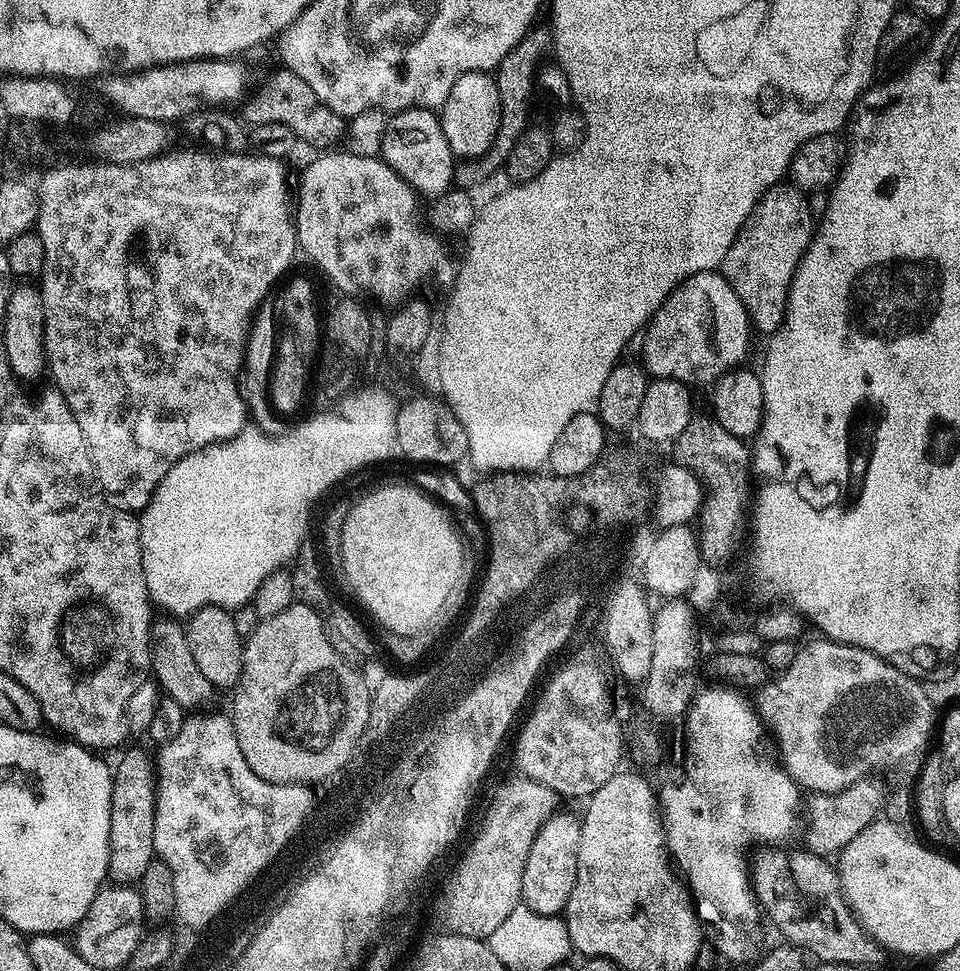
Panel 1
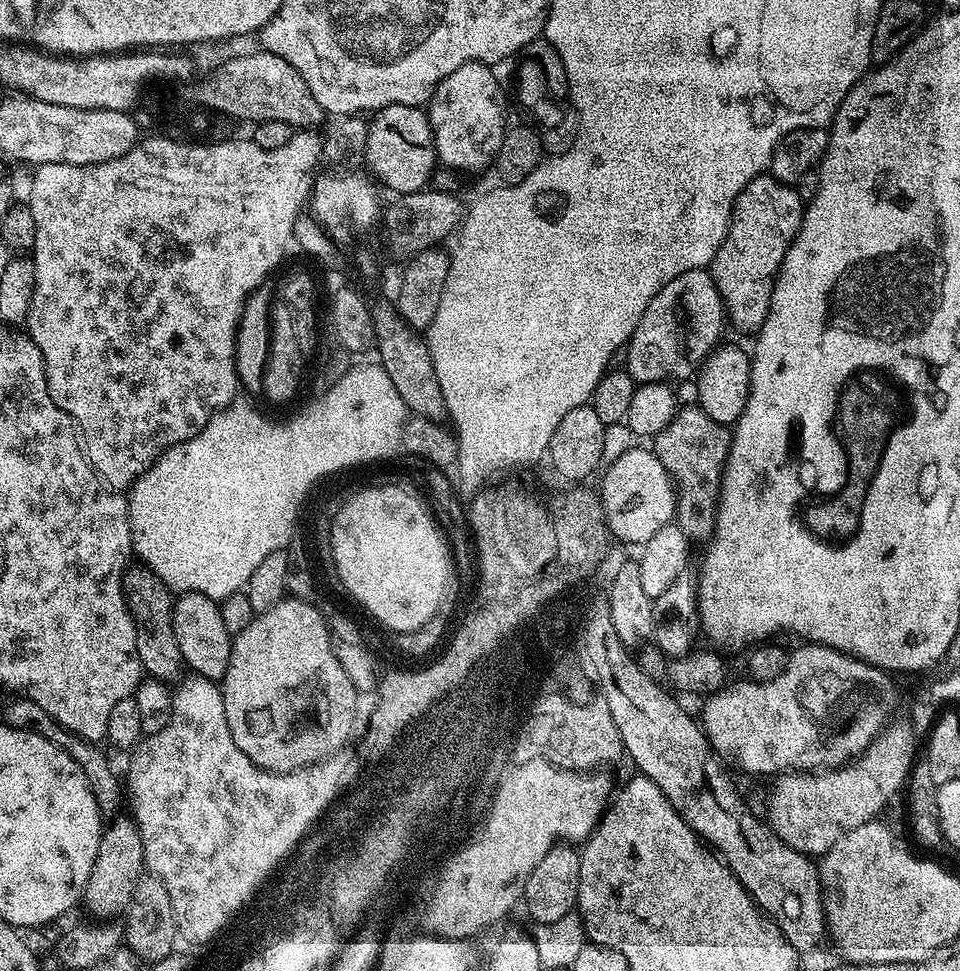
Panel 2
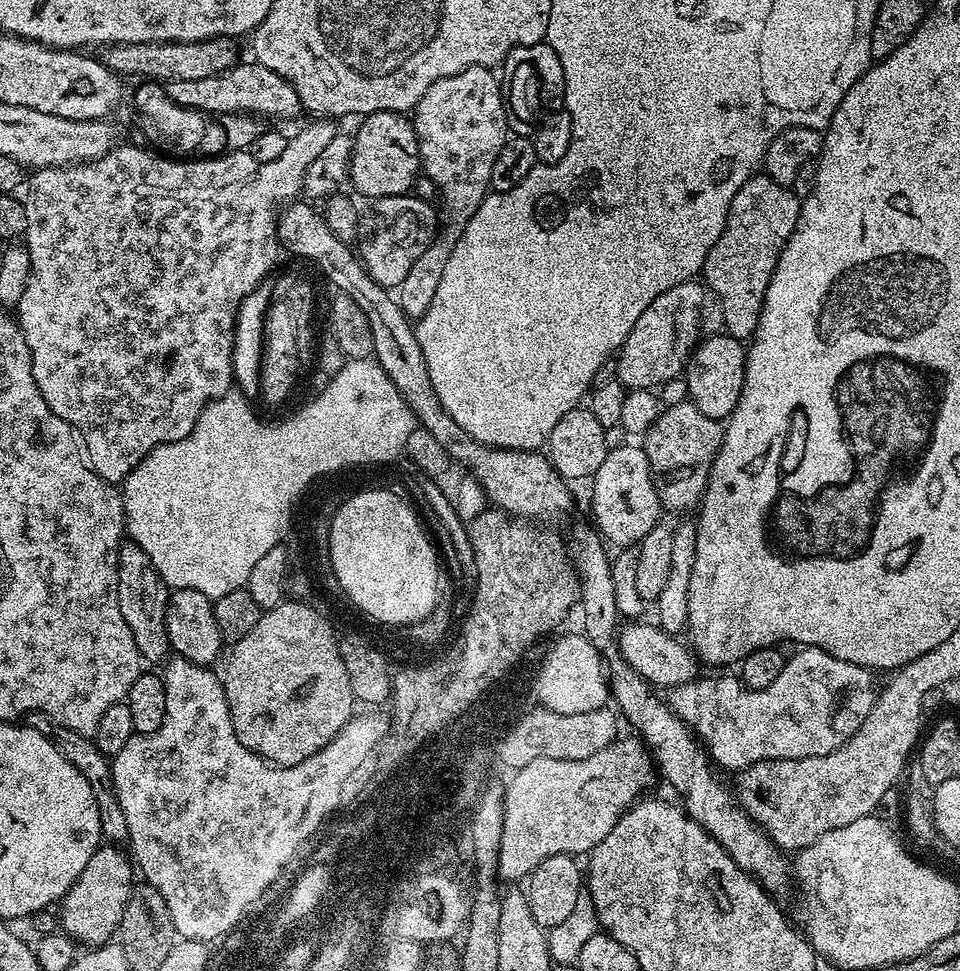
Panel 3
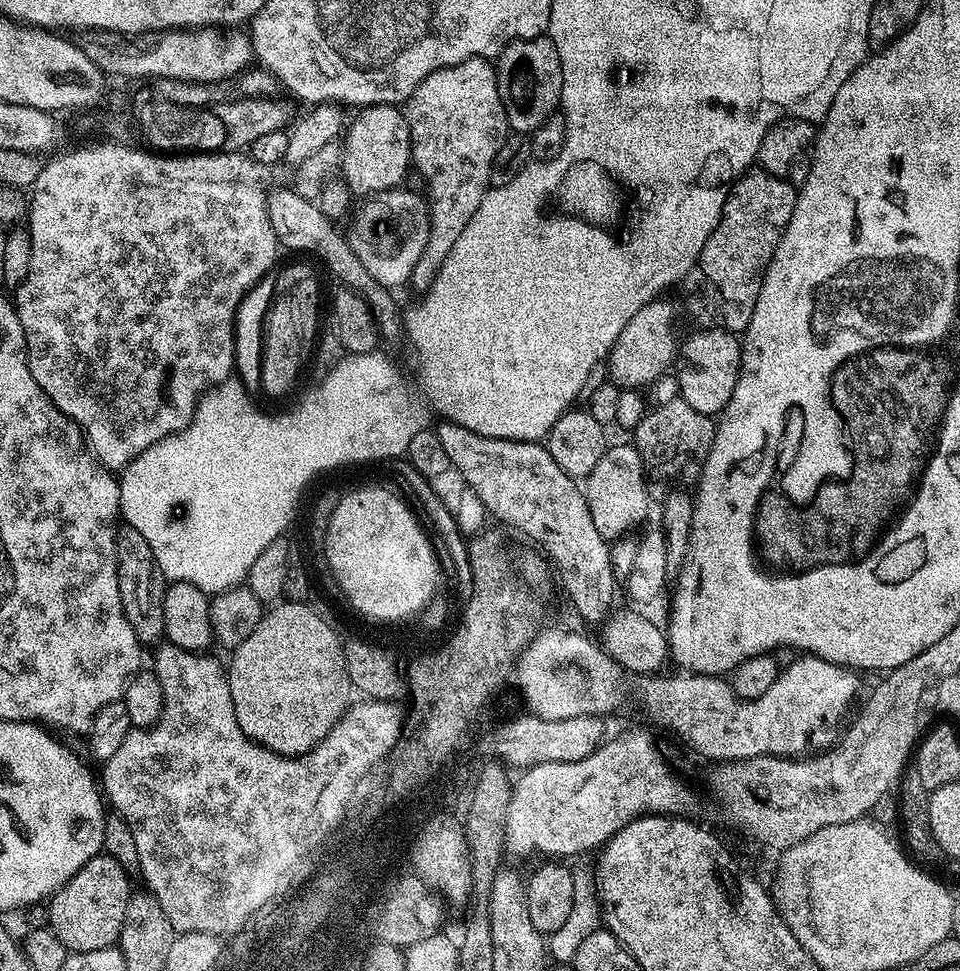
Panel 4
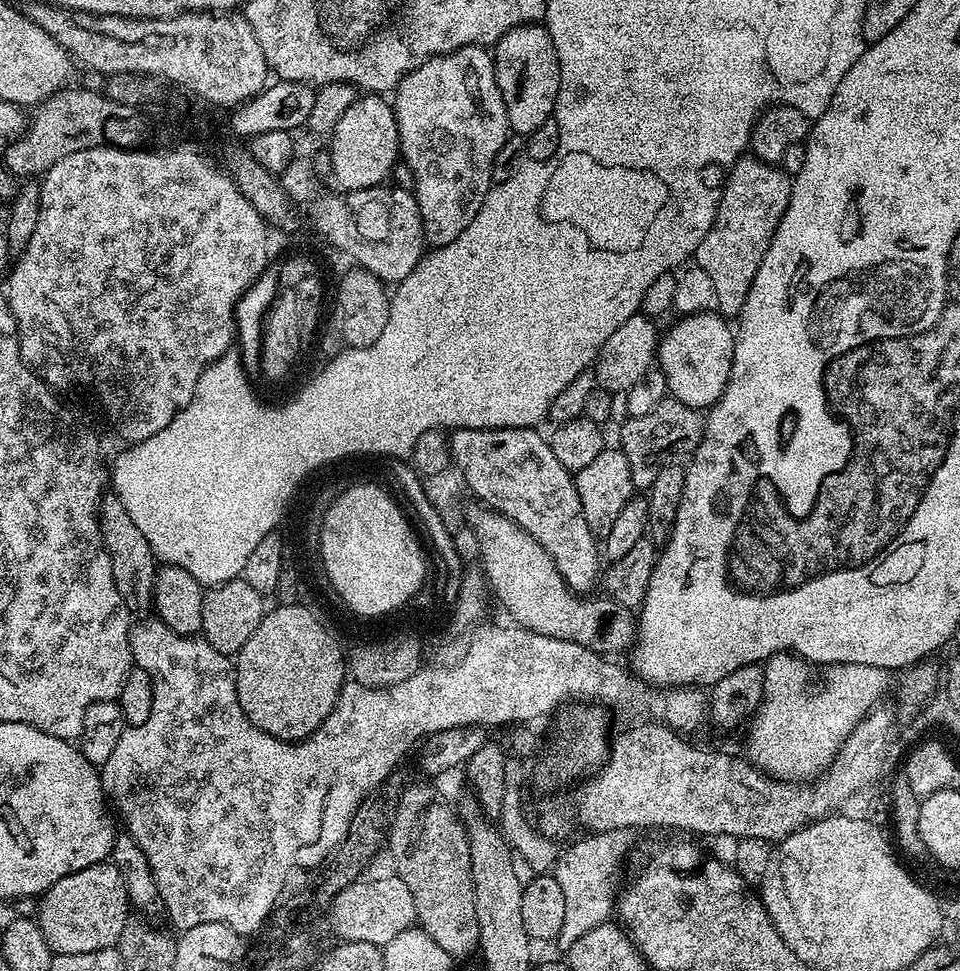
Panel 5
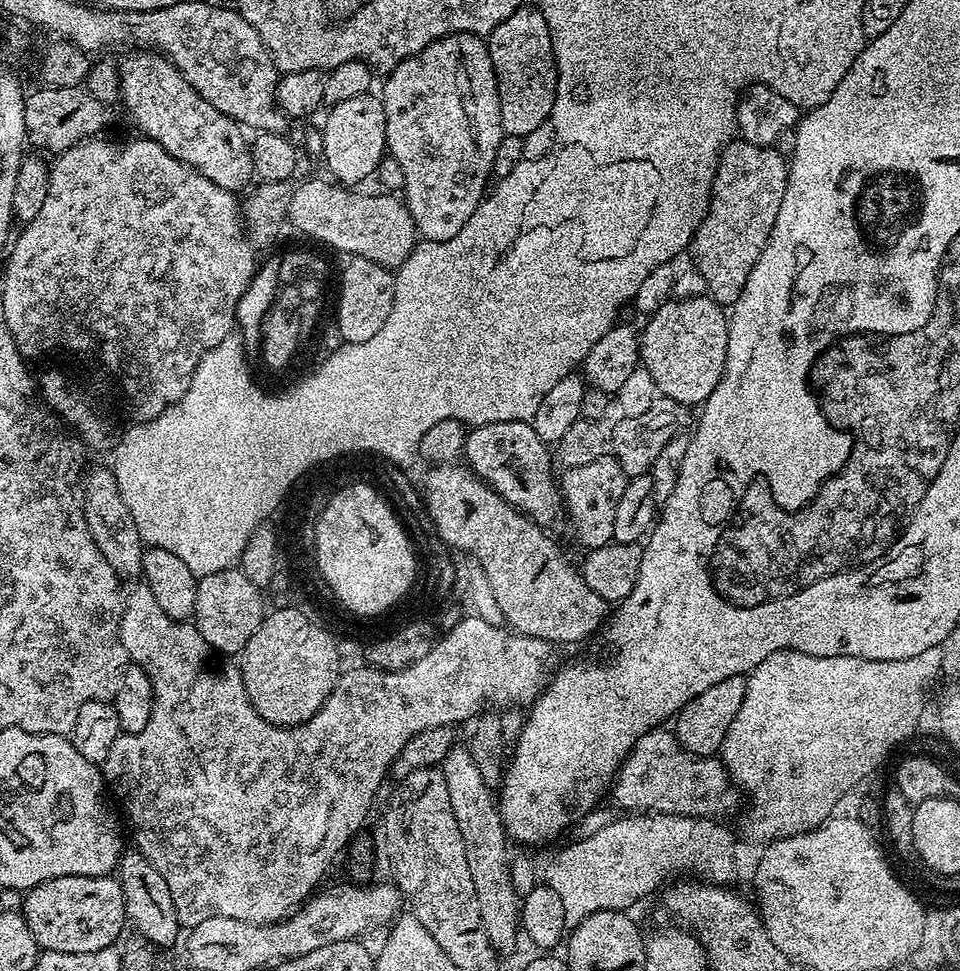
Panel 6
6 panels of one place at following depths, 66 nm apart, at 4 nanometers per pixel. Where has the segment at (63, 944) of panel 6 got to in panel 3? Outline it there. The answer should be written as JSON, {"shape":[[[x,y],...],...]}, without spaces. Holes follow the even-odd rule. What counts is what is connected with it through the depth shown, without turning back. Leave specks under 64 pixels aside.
{"shape":[[[123,847],[97,848],[90,862],[86,862],[86,870],[82,870],[74,886],[70,886],[63,900],[59,901],[61,924],[59,927],[71,936],[77,945],[88,944],[84,946],[89,949],[109,943],[119,933],[122,914],[126,910],[126,902],[134,887],[132,872],[134,876],[133,861]]]}

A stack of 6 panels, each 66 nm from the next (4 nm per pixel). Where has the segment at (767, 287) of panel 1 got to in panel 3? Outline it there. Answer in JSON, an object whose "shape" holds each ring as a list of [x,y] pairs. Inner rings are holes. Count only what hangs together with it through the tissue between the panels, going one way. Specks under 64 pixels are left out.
{"shape":[[[766,174],[751,176],[740,187],[738,194],[730,202],[728,217],[724,223],[722,234],[718,242],[710,250],[702,269],[702,280],[707,291],[712,292],[720,299],[720,312],[724,315],[724,324],[727,335],[735,340],[747,341],[756,333],[756,327],[762,314],[762,302],[766,298],[766,286],[770,286],[770,278],[776,269],[778,258],[790,238],[790,234],[796,229],[796,223],[800,217],[801,197],[792,193],[793,189],[787,184],[774,182]]]}

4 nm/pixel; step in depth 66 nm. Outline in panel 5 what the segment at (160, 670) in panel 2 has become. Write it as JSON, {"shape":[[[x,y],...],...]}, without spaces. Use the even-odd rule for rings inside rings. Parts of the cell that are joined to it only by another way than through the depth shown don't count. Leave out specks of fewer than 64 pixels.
{"shape":[[[115,494],[105,495],[100,501],[99,518],[102,542],[110,554],[110,566],[114,570],[114,586],[118,586],[118,594],[122,594],[126,606],[133,613],[147,613],[144,611],[153,607],[152,595],[158,567],[156,556],[150,550],[150,542],[146,542],[142,530],[138,530],[130,514],[126,514],[126,506],[122,506],[120,497]]]}

